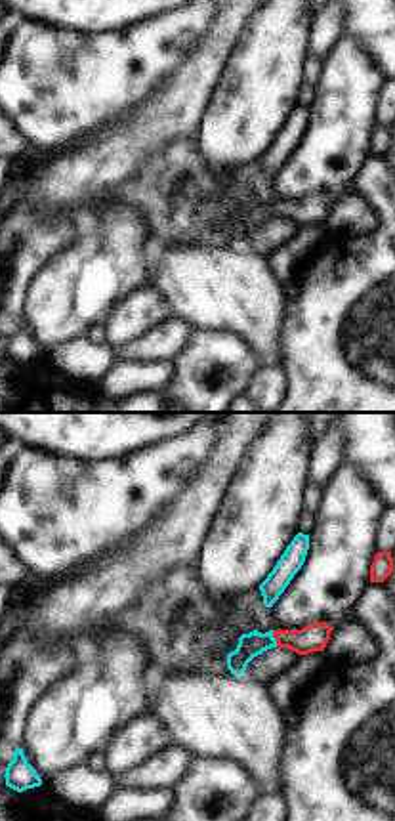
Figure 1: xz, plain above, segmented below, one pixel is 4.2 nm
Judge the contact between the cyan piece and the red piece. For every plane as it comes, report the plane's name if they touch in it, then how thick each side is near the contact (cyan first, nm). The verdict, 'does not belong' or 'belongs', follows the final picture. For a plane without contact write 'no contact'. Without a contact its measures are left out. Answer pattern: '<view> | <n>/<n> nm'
xz | 100/110 nm

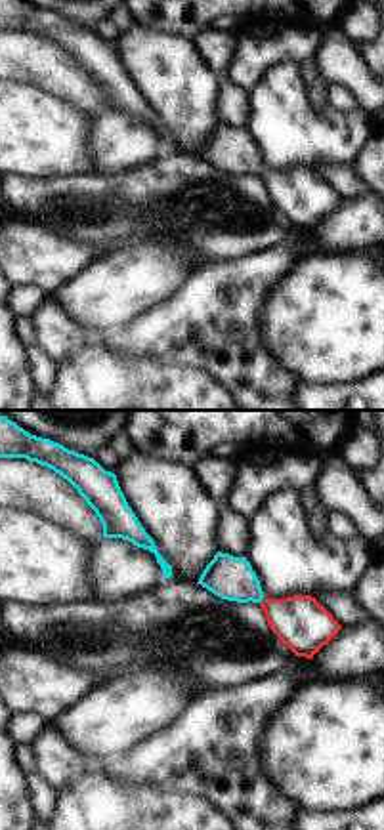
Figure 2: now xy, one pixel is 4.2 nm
xy | 180/220 nm

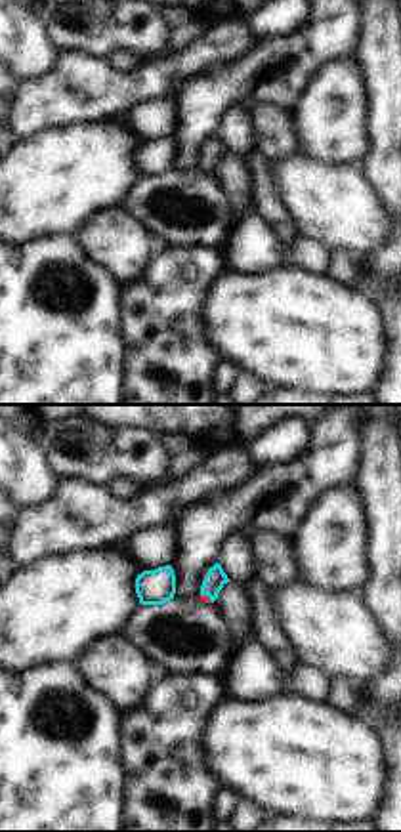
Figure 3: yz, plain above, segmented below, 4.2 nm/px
yz | 90/30 nm

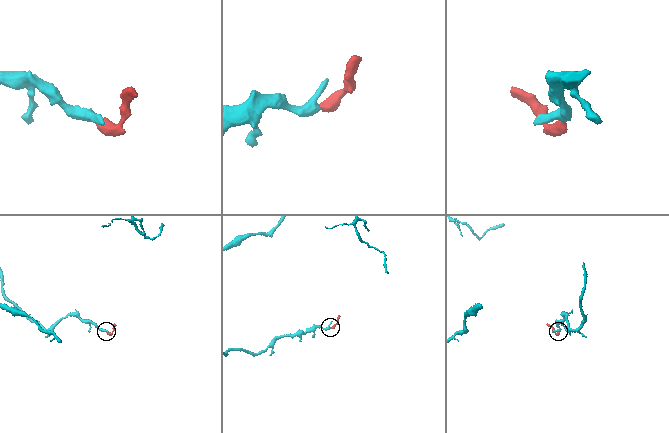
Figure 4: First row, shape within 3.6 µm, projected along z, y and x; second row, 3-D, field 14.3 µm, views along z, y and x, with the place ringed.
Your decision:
belongs

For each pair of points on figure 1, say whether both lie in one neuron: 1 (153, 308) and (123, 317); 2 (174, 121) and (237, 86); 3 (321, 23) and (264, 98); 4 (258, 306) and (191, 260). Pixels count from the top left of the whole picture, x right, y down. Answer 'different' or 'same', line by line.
1: same
2: different
3: different
4: same

